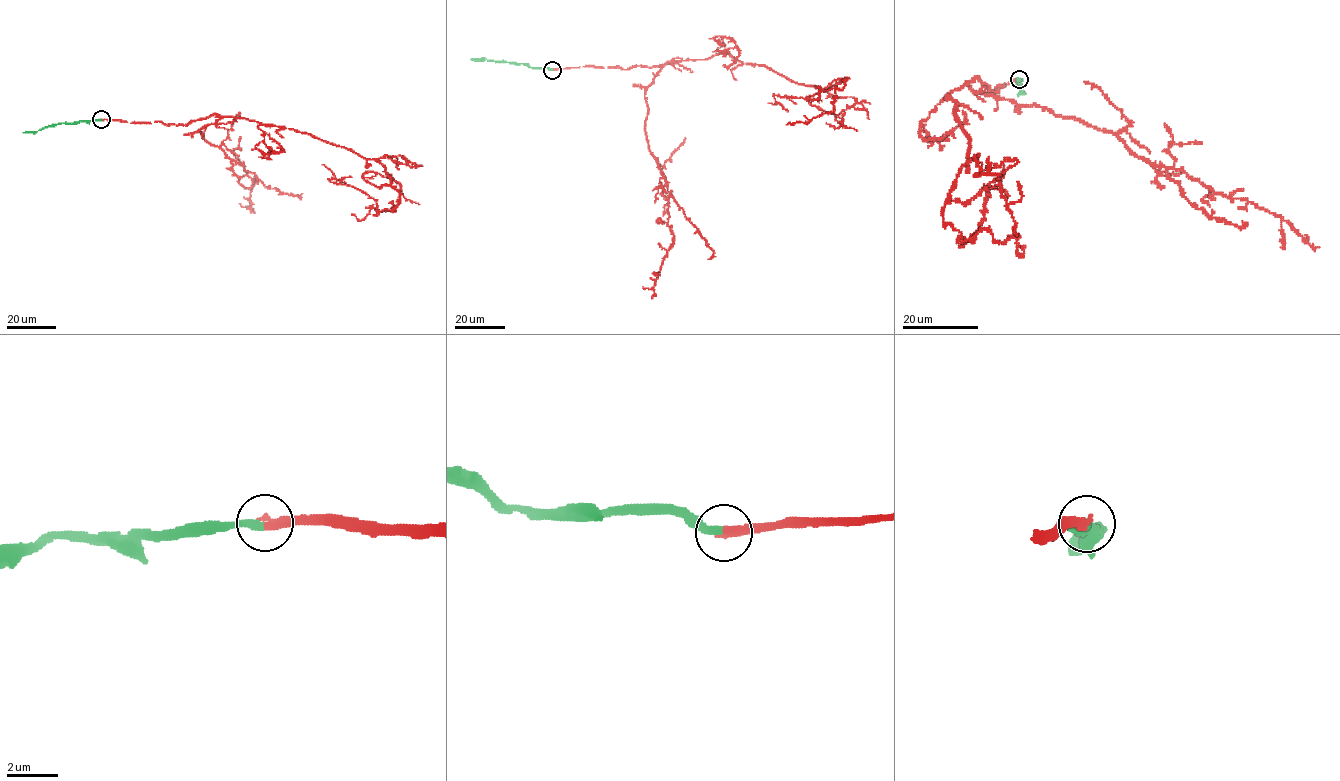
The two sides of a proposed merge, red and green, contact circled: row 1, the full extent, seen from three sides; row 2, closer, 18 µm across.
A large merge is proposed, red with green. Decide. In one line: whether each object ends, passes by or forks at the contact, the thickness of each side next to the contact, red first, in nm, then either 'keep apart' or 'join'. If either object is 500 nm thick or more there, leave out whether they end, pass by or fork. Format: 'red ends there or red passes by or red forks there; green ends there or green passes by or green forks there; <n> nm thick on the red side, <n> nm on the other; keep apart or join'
red ends there; green ends there; 360 nm thick on the red side, 320 nm on the other; join

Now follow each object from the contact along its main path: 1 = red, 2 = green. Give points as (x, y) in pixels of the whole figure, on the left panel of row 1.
1: (101, 119), (188, 125), (217, 114), (310, 134), (376, 160), (399, 202), (378, 211), (322, 164)
2: (101, 119), (52, 124), (36, 132), (22, 132)

